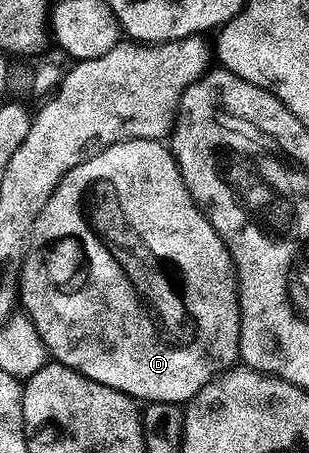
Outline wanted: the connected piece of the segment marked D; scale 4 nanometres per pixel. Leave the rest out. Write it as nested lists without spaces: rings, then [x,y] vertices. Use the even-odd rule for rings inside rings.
[[[134,139],[106,145],[99,153],[78,163],[78,167],[71,169],[59,181],[28,237],[28,253],[24,257],[24,266],[20,268],[18,301],[34,327],[38,327],[38,335],[42,335],[42,343],[46,343],[51,360],[86,375],[86,379],[94,379],[94,383],[114,387],[140,403],[187,403],[216,374],[233,368],[240,356],[240,294],[236,284],[236,266],[232,264],[232,256],[222,239],[194,203],[176,157],[163,140]]]

